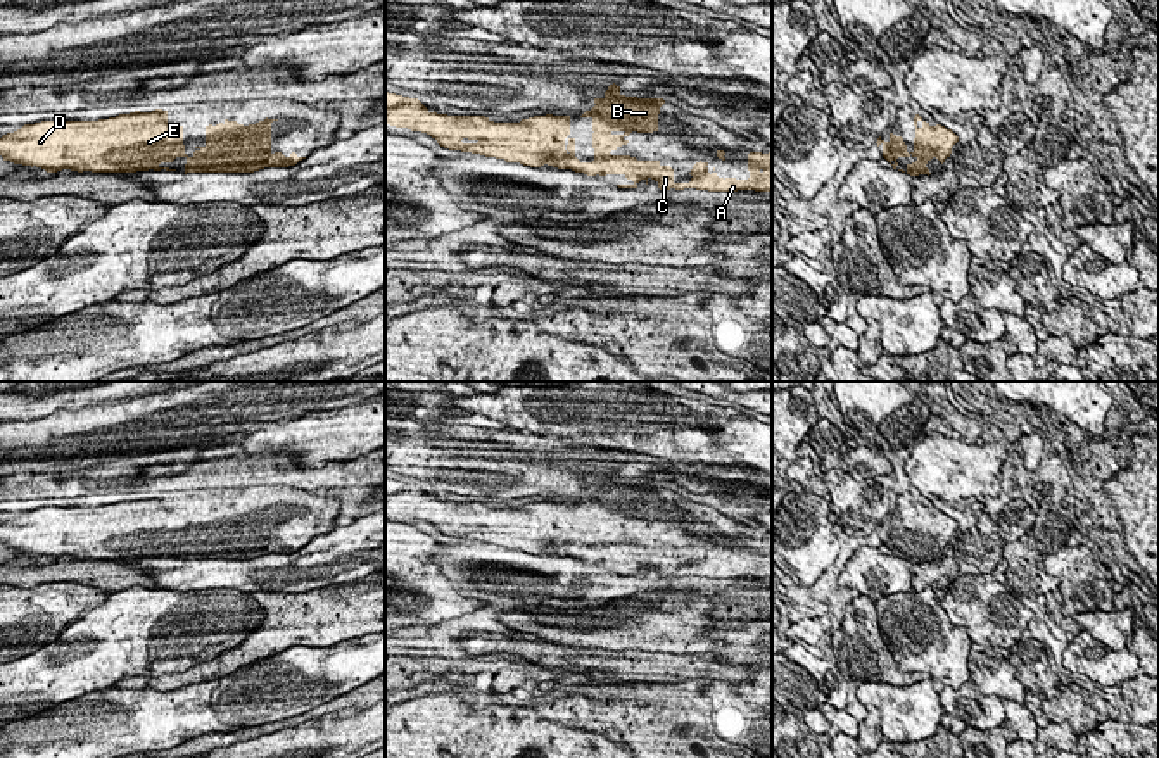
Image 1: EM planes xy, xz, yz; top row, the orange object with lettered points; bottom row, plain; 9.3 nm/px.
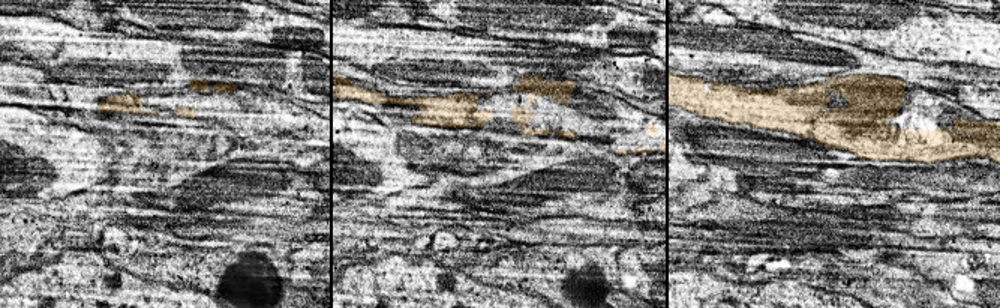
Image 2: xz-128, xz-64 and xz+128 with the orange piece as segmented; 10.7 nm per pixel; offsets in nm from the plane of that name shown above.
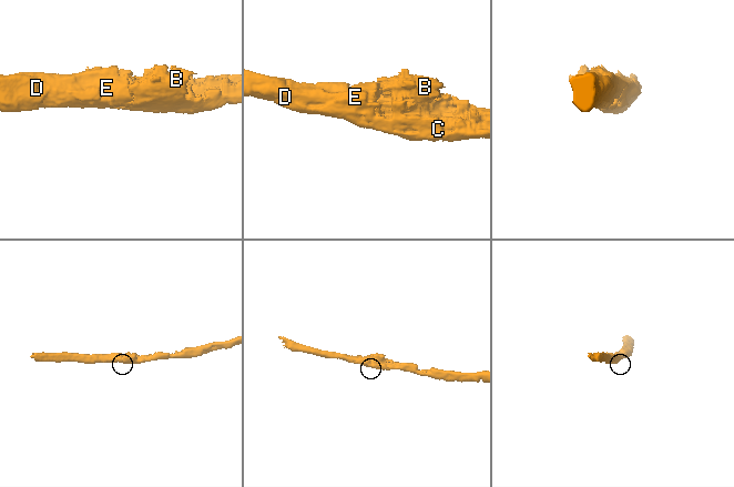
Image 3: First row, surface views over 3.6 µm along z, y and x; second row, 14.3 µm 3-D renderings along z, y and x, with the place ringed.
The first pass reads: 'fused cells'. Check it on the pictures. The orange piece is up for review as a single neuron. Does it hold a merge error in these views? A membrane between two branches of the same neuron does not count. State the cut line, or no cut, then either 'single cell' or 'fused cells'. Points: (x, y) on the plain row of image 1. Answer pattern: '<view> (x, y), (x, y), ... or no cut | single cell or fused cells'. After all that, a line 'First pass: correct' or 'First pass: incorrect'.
no cut | single cell
First pass: incorrect

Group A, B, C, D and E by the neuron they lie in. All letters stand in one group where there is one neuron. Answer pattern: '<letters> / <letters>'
A B C D E

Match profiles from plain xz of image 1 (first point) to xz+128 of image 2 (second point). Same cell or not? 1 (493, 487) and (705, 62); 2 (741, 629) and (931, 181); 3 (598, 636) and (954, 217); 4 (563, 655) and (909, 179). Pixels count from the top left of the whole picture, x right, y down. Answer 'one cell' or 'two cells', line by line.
1: one cell
2: two cells
3: two cells
4: two cells

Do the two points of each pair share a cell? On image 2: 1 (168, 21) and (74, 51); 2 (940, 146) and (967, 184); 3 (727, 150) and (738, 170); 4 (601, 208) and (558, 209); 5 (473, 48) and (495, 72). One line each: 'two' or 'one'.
1: two
2: two
3: two
4: one
5: one

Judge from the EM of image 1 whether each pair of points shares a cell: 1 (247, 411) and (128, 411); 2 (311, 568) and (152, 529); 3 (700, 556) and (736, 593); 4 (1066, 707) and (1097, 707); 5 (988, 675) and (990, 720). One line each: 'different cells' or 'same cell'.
1: same cell
2: different cells
3: different cells
4: same cell
5: different cells

